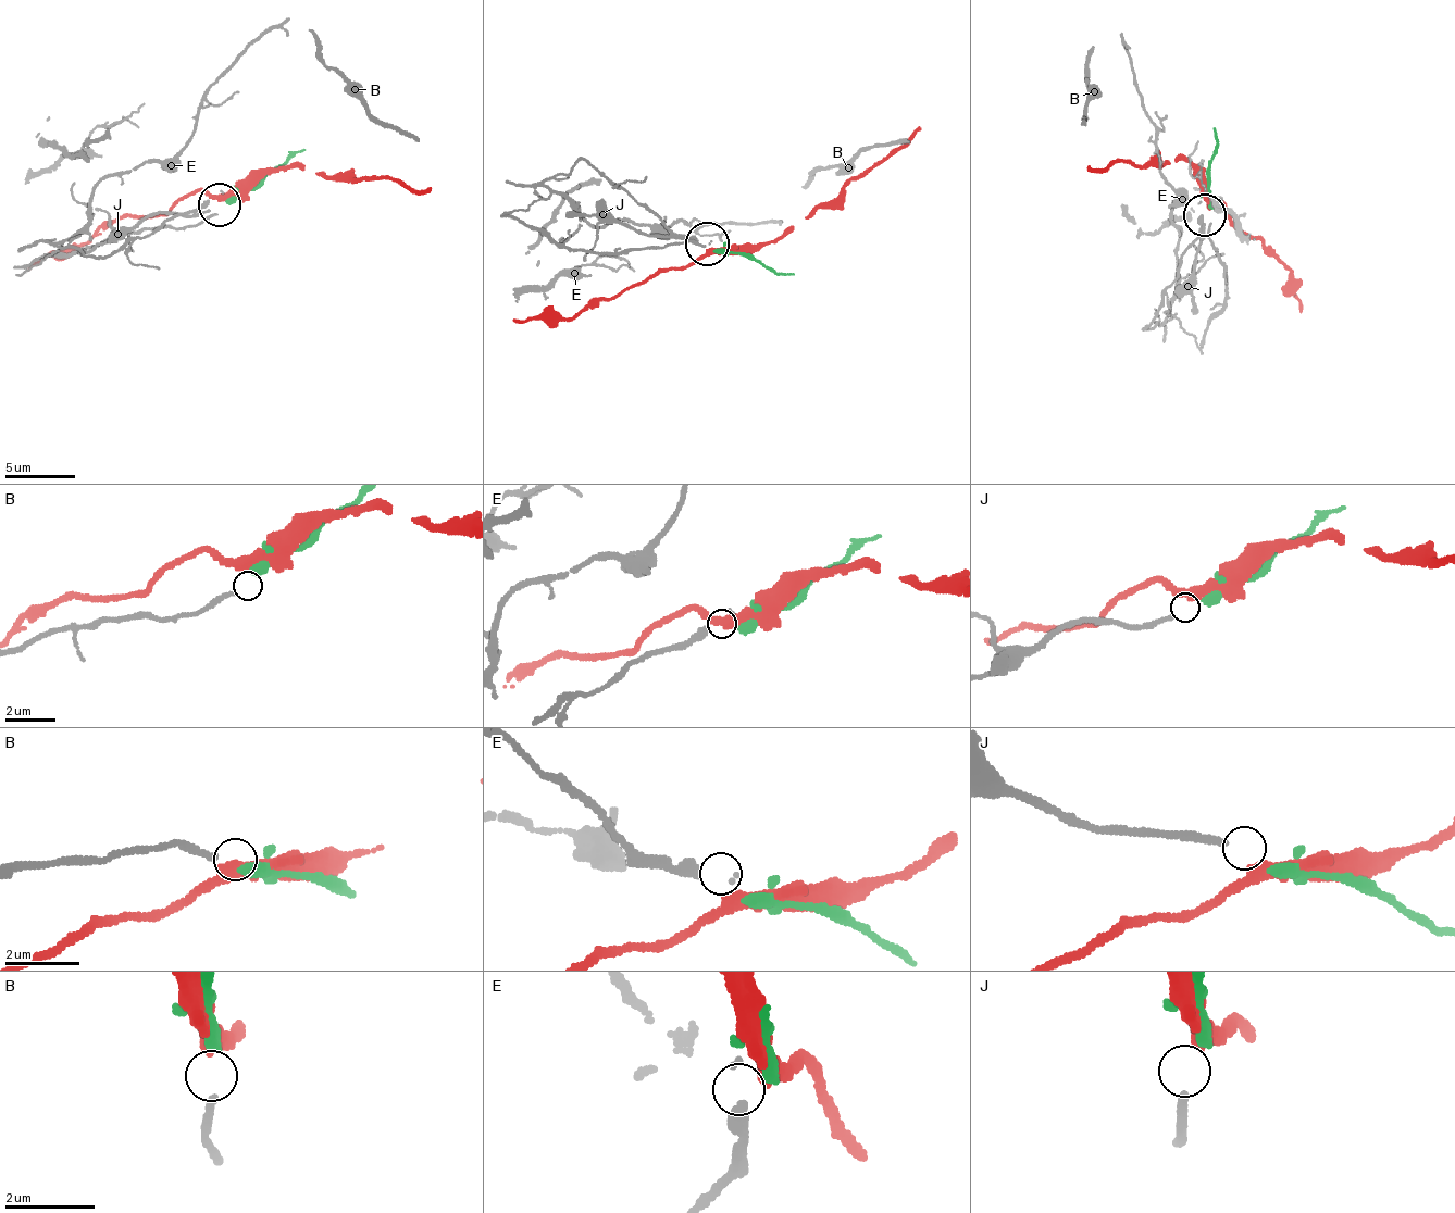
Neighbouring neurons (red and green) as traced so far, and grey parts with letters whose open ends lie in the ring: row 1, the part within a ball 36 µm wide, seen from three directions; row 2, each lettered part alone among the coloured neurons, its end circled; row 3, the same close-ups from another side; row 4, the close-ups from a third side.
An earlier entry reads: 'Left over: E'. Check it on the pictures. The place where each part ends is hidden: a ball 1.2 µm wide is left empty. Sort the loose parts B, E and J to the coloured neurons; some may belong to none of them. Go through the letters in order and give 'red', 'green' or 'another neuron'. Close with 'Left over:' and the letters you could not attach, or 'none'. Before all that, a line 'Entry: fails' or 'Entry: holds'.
Entry: holds
B: green
E: another neuron
J: red
Left over: E

